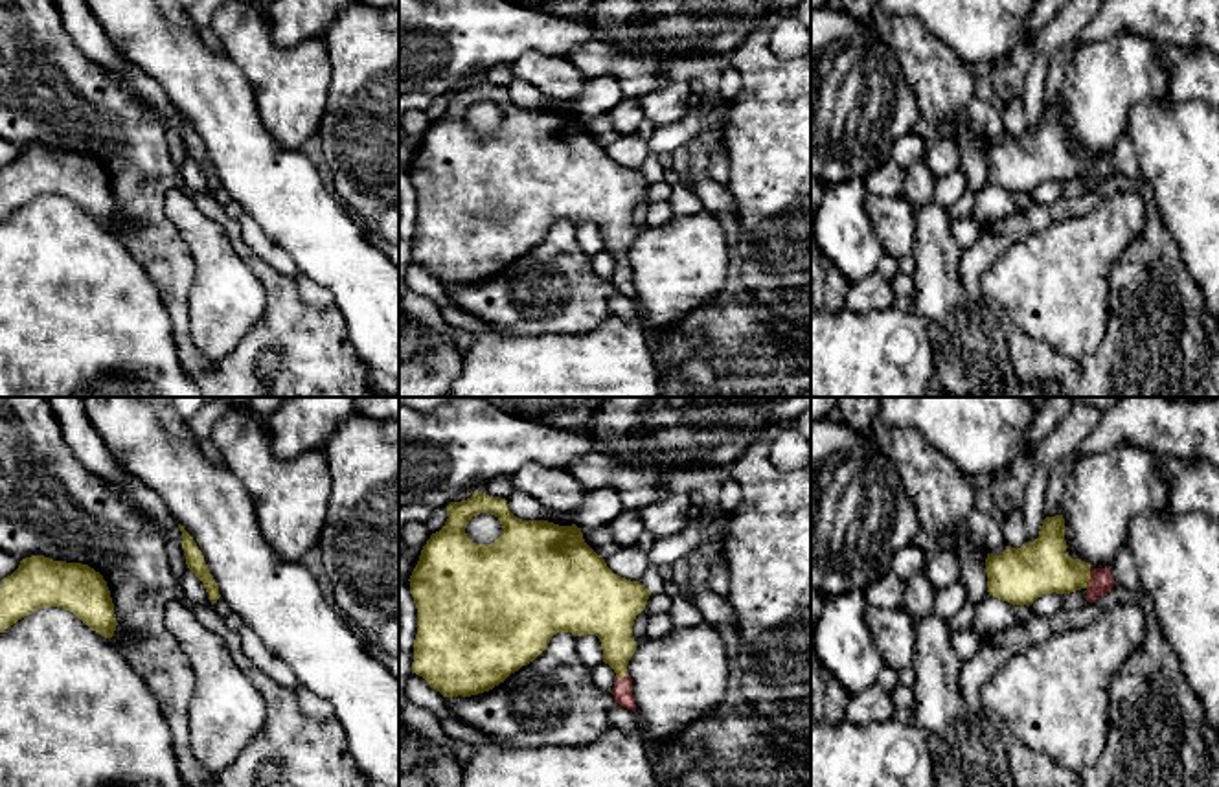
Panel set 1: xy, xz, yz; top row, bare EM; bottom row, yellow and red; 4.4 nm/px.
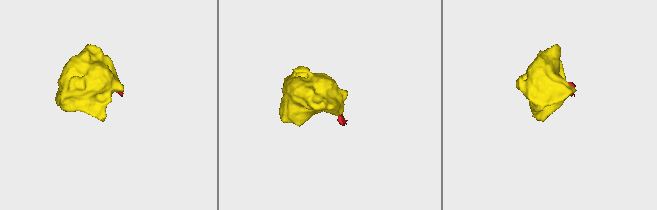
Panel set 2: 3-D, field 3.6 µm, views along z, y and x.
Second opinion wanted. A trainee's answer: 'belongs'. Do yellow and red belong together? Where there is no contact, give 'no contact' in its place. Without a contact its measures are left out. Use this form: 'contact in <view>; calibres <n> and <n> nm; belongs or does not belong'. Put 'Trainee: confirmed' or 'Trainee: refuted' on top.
Trainee: confirmed
contact in yz; calibres 240 and 100 nm; belongs

